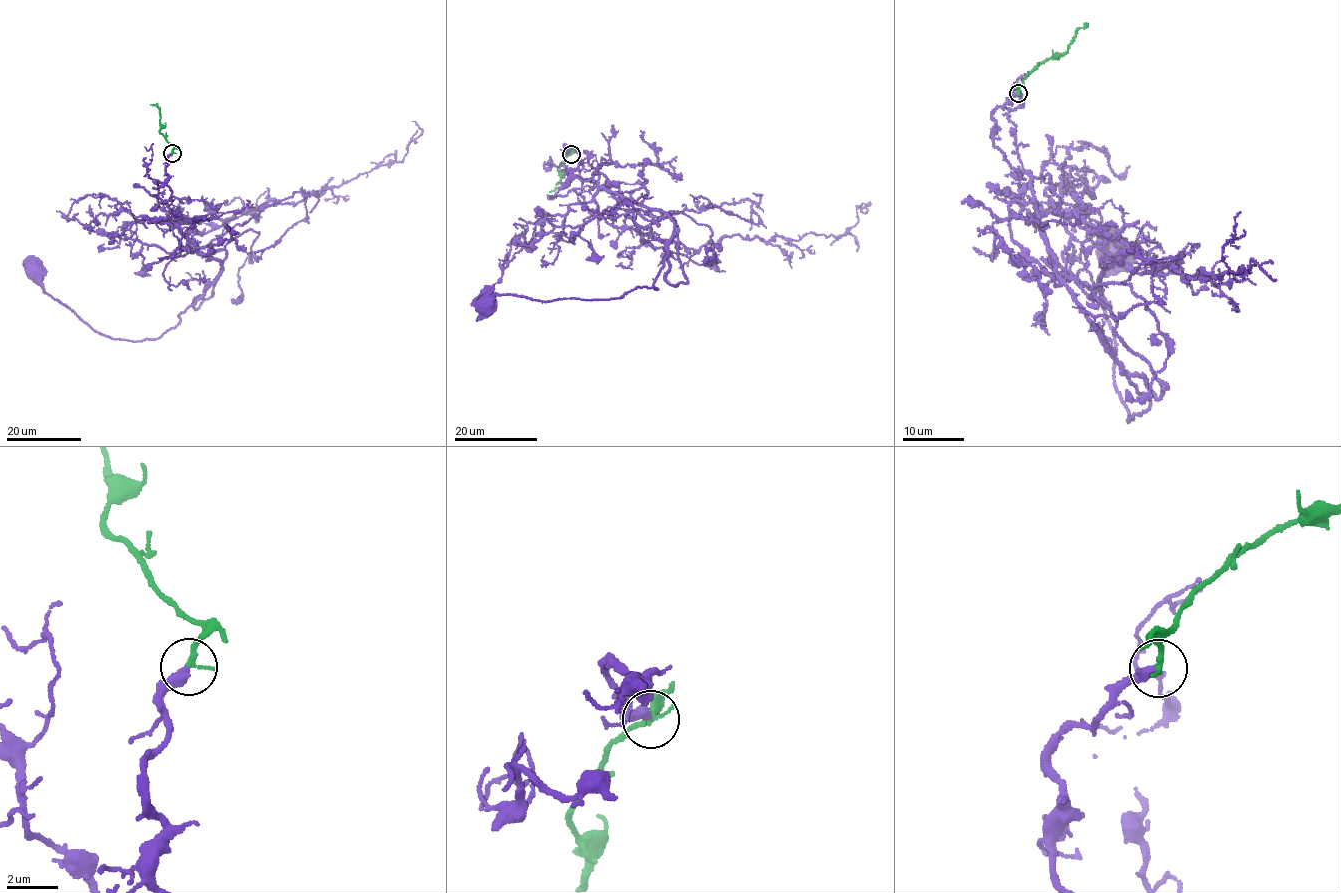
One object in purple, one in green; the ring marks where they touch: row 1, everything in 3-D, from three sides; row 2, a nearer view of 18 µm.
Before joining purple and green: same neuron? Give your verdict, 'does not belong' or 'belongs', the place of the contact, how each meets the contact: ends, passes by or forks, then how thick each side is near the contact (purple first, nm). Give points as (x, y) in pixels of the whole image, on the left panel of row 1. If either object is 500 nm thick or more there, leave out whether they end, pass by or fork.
belongs; place (172, 153); purple ends; green ends; calibres 400 and 240 nm

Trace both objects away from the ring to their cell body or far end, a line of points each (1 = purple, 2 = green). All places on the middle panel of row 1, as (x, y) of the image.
1: (571, 153), (564, 145), (579, 154), (583, 178), (674, 222), (657, 289), (546, 301), (502, 293), (485, 305)
2: (571, 154), (564, 158), (558, 167), (560, 178), (549, 192)

